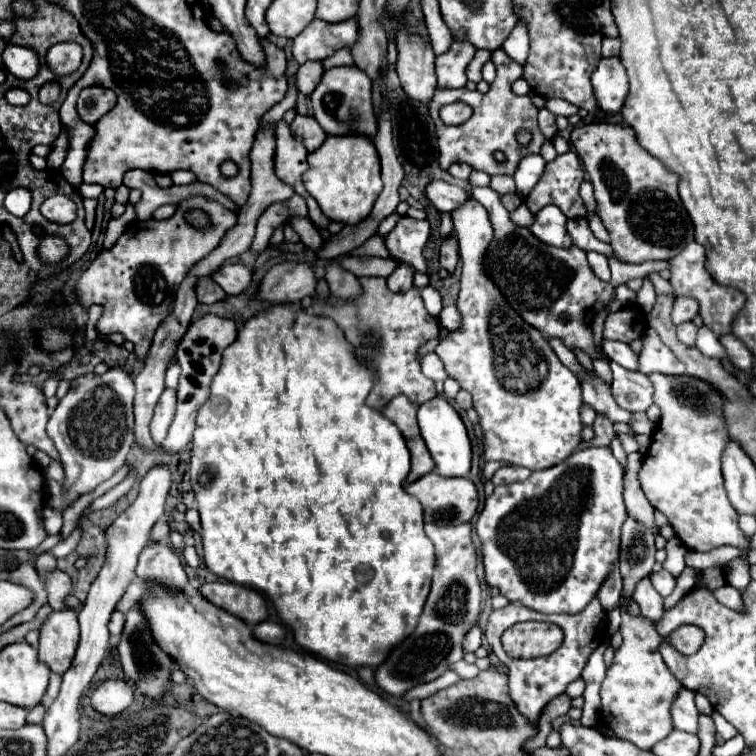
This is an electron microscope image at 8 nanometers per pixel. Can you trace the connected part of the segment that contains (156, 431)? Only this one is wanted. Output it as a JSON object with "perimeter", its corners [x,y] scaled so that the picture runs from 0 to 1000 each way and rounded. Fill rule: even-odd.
{"perimeter":[[[220,513],[206,534],[206,542],[204,542],[204,553],[198,558],[198,571],[201,571],[201,582],[206,587],[214,587],[220,574],[222,574],[222,566],[230,556],[230,548],[233,548],[233,516],[228,513]]]}

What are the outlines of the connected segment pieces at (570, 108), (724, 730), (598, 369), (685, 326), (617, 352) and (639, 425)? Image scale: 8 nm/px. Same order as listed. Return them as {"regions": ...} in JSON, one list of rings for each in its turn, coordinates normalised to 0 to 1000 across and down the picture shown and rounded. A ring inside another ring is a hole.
{"regions":[[[[741,130],[724,131],[722,143],[734,153],[754,155],[765,149],[766,143]]],[[[944,942],[942,950],[944,950],[944,958],[947,958],[947,968],[952,968],[952,974],[955,974],[958,979],[963,979],[963,976],[968,976],[968,974],[974,971],[971,960],[966,960],[950,942]]],[[[783,476],[787,495],[804,509],[810,505],[810,491],[804,480],[798,476]]],[[[913,423],[913,426],[902,426],[897,431],[897,450],[907,458],[915,458],[918,455],[918,447],[921,447],[921,429]]],[[[799,452],[796,455],[802,471],[812,476],[815,481],[831,487],[831,489],[844,489],[844,468],[825,452]]],[[[839,545],[831,563],[836,566],[839,574],[857,574],[857,577],[860,577],[860,574],[865,571],[865,566],[868,566],[868,561],[865,561],[852,545]]]]}

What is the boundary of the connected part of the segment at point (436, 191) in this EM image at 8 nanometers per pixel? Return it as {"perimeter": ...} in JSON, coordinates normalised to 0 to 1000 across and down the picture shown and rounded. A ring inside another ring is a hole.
{"perimeter":[[[585,238],[563,246],[563,259],[582,280],[601,280],[603,275],[608,275],[614,267],[622,265],[616,251],[598,246],[598,243],[590,243]]]}

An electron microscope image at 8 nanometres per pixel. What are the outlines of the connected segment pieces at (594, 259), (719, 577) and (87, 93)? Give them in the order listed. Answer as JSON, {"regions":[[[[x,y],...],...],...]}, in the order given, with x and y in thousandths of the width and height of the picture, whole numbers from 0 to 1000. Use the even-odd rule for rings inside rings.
{"regions":[[[[778,333],[776,344],[786,362],[800,373],[807,373],[808,360],[804,351],[803,340],[790,333]]],[[[937,751],[937,754],[931,754],[929,759],[931,759],[931,770],[934,770],[934,775],[937,775],[939,780],[960,772],[960,765],[958,765],[958,759],[955,759],[952,751]]],[[[116,114],[106,122],[103,130],[103,151],[111,161],[130,161],[140,148],[146,148],[153,140],[153,122],[135,114]]]]}

